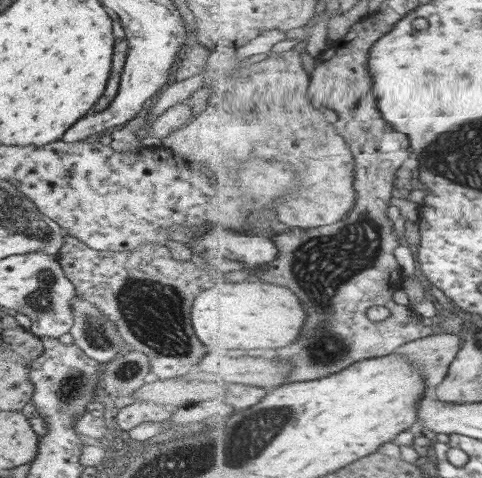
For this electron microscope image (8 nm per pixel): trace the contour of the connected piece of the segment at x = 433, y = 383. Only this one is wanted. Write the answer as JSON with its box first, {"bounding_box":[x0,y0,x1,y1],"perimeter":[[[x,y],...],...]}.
{"bounding_box":[395,331,463,391],"perimeter":[[[436,331],[434,335],[404,344],[395,353],[408,356],[410,361],[422,370],[427,390],[433,391],[445,380],[451,363],[463,345],[461,339],[457,334]]]}

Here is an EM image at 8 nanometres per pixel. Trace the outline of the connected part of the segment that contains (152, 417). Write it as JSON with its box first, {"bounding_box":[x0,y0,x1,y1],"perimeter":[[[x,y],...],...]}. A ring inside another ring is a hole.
{"bounding_box":[116,401,172,431],"perimeter":[[[134,401],[129,406],[123,406],[116,414],[116,424],[124,431],[137,426],[143,422],[162,422],[167,420],[172,412],[163,410],[154,404]]]}

